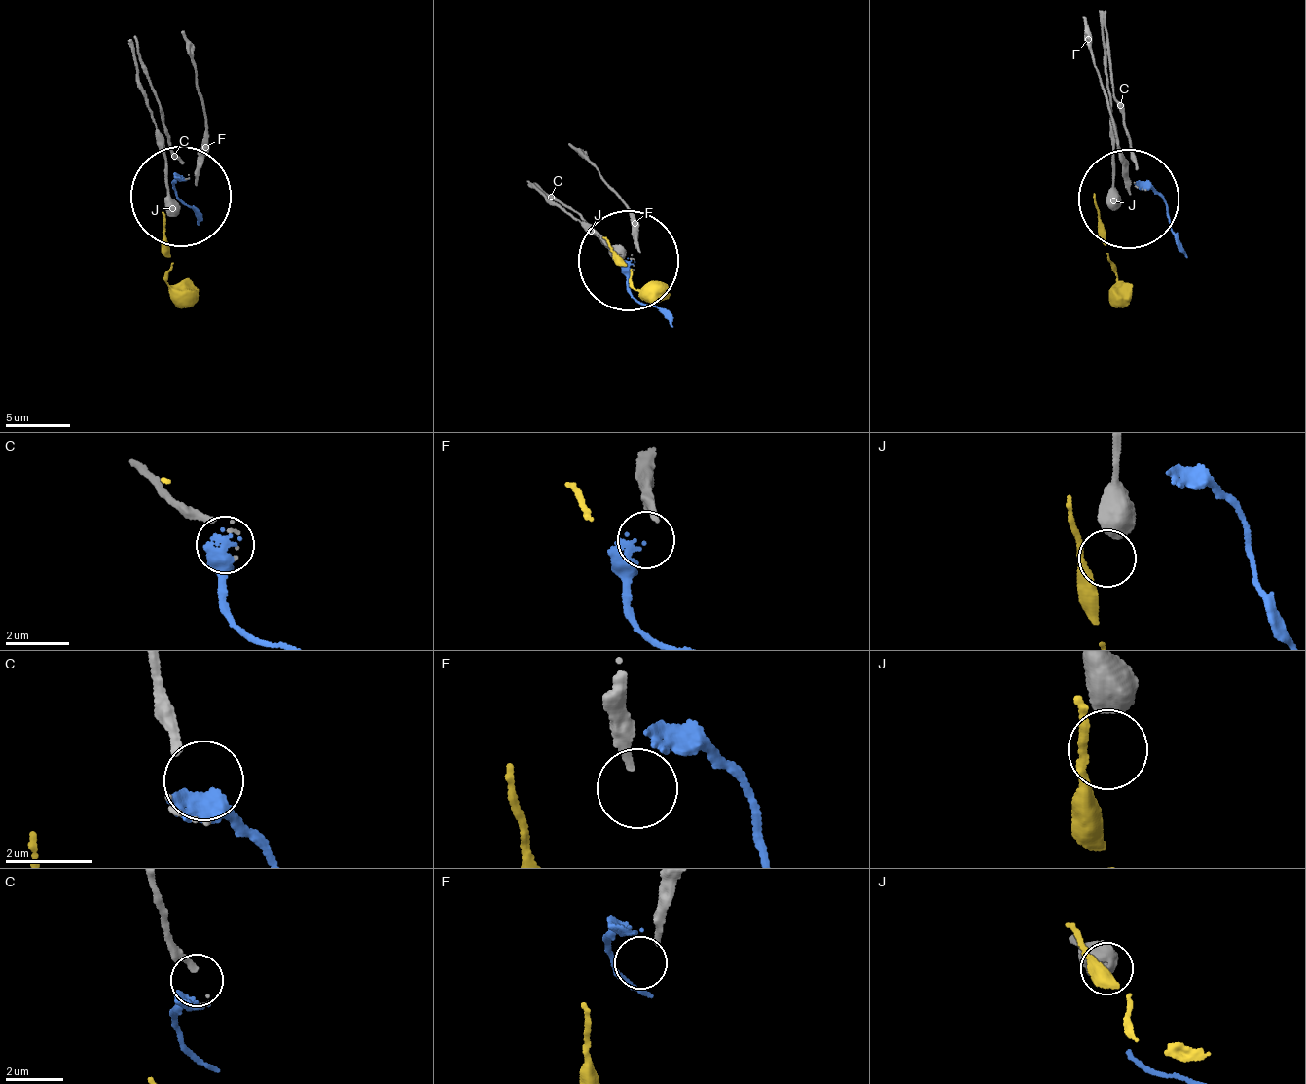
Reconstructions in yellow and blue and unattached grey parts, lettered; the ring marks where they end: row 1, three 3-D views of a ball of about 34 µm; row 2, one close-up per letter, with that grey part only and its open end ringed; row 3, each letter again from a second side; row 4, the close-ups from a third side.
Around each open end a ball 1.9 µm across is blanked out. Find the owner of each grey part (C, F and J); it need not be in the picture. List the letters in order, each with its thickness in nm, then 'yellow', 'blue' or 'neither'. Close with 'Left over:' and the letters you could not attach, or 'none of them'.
C: 240 nm thick; blue
F: 200 nm thick; neither
J: 600 nm thick; neither
Left over: F, J

